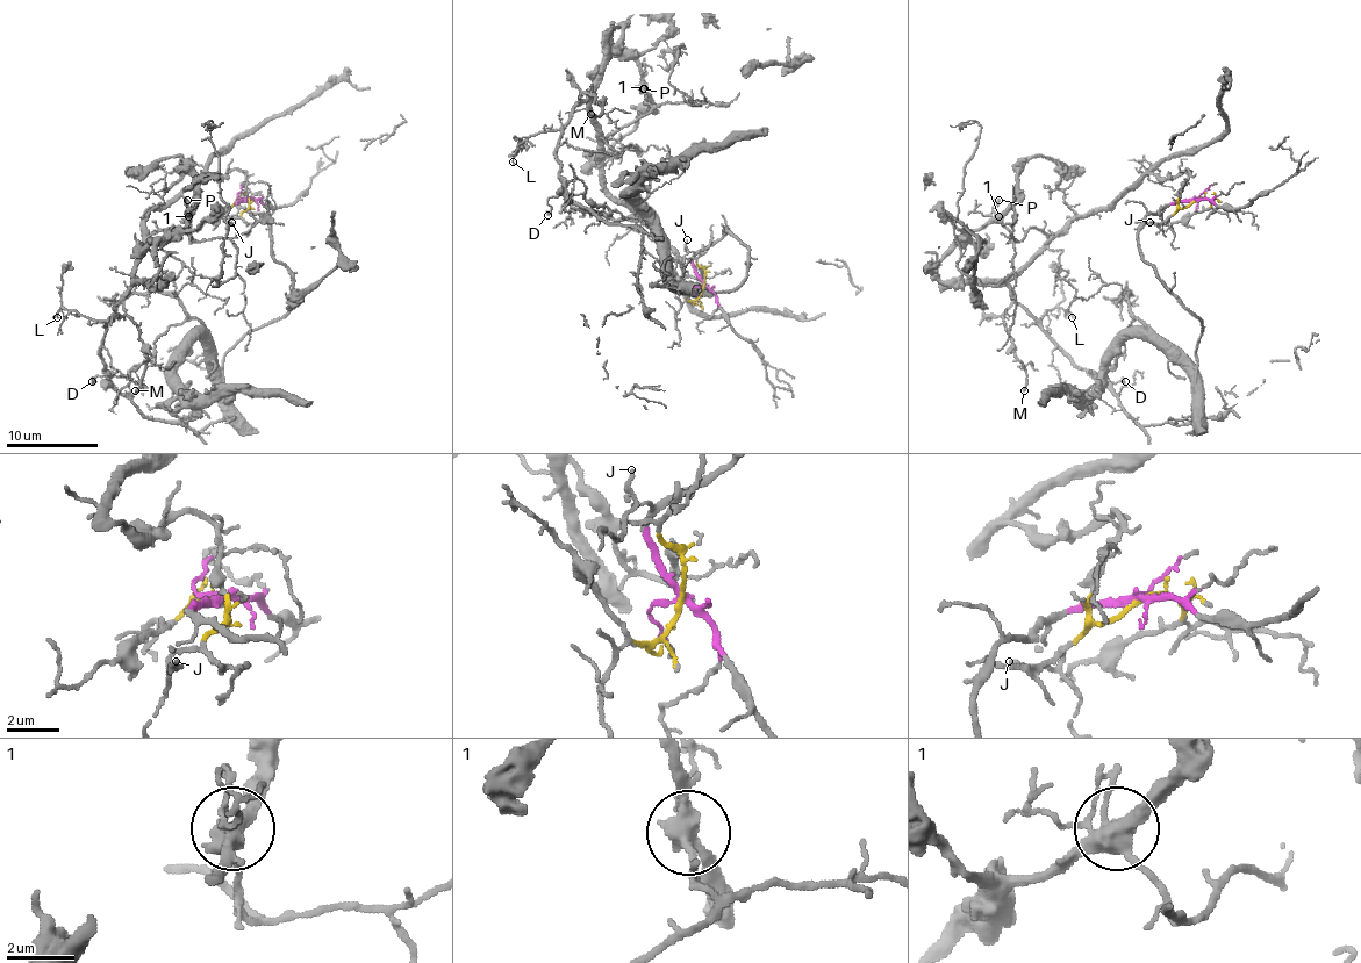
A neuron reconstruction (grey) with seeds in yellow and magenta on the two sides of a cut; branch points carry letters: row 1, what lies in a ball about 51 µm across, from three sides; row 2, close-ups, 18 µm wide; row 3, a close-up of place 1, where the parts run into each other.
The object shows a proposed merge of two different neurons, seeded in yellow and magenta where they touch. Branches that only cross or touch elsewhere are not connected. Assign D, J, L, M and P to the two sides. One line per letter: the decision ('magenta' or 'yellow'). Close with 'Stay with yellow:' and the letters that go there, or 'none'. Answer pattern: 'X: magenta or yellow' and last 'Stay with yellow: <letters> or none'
D: magenta
J: yellow
L: yellow
M: yellow
P: yellow
Stay with yellow: J, L, M, P

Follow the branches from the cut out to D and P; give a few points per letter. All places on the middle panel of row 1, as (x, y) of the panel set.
D: (703, 284), (692, 258), (726, 229), (746, 277), (706, 290), (651, 227), (580, 194), (548, 215)
P: (703, 284), (703, 267), (692, 277), (665, 236), (604, 187), (600, 153), (651, 110), (644, 90)

